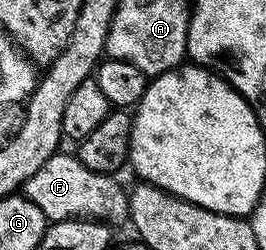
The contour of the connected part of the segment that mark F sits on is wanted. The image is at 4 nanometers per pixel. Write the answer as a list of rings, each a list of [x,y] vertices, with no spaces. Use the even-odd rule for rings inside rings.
[[[58,153],[49,158],[35,177],[25,182],[23,193],[43,209],[49,221],[95,219],[110,225],[124,224],[129,217],[129,197],[126,188],[121,188],[117,181],[112,175],[100,175],[87,169],[87,165],[77,160],[76,154]]]

